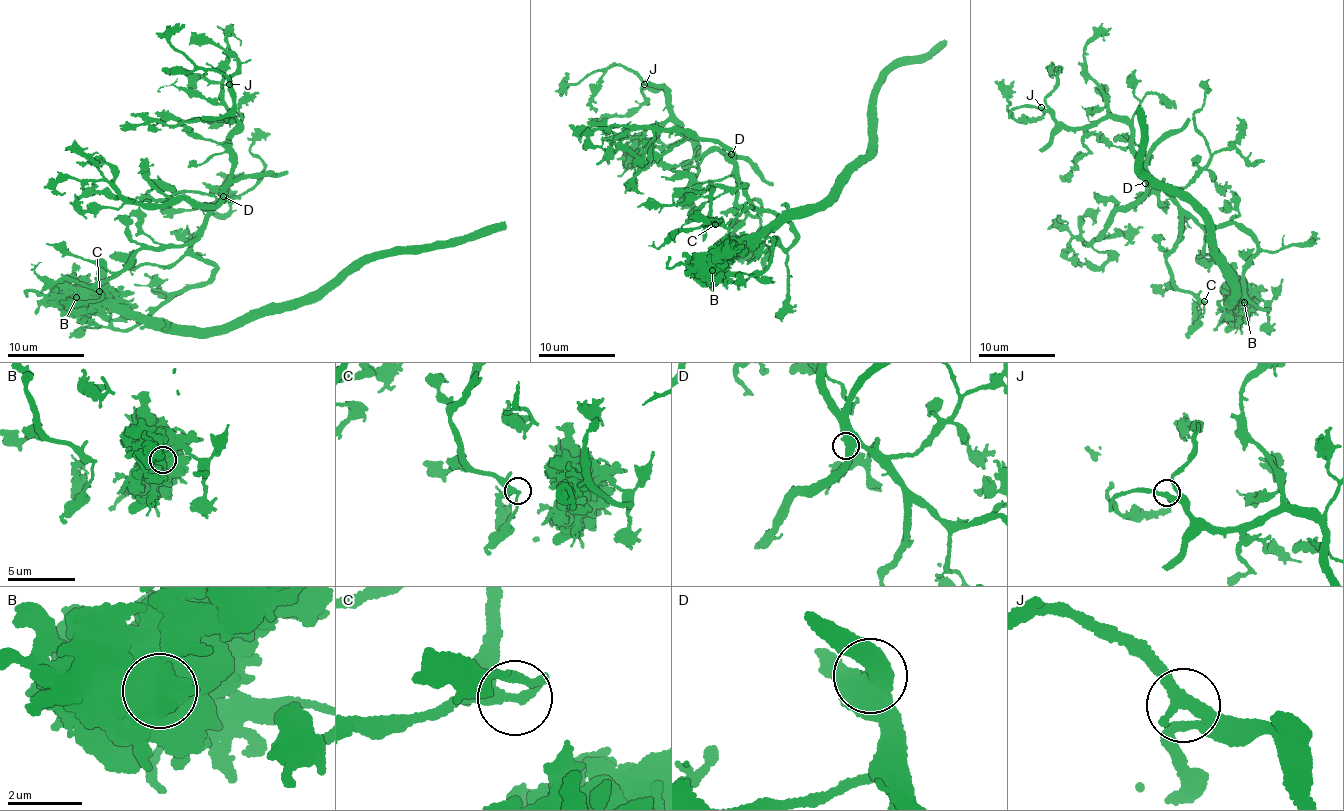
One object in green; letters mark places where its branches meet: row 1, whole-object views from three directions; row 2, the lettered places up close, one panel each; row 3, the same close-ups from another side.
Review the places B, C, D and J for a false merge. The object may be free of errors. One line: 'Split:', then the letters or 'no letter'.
Split: B

